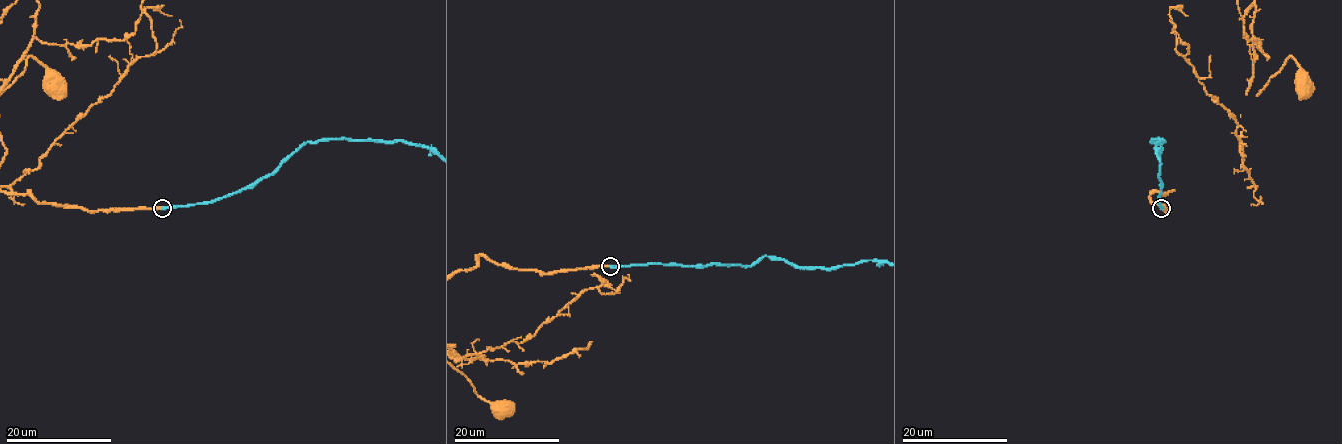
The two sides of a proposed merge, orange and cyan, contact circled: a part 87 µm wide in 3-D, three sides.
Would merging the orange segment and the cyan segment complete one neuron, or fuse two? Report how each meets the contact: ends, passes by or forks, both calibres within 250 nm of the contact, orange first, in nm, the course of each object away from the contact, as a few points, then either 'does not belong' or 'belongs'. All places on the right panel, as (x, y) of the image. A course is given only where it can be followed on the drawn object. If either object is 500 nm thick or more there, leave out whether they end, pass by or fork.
orange ends there; cyan ends there; 320 nm thick on the orange side, 440 nm on the other; belongs

